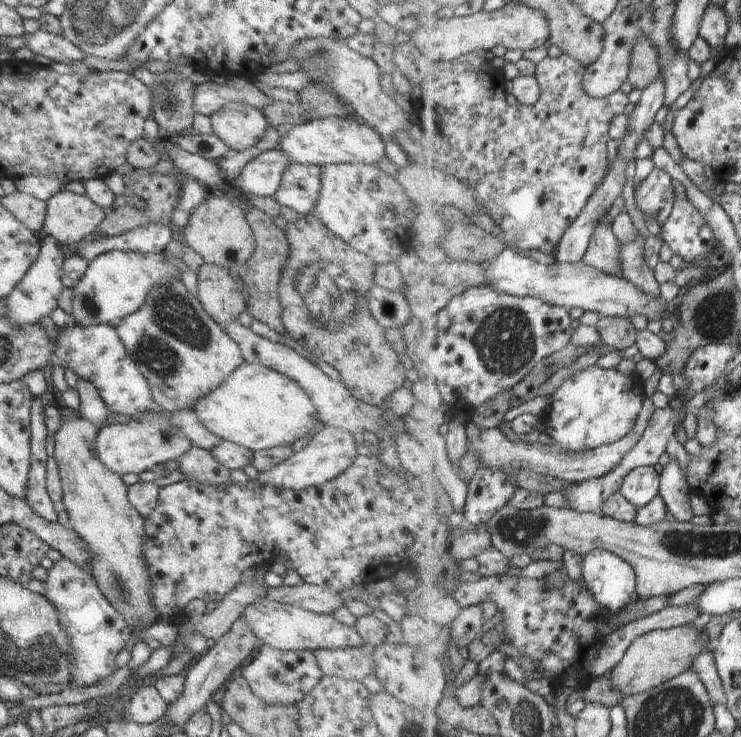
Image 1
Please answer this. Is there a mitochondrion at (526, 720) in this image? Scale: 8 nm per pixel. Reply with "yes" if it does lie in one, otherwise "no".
yes

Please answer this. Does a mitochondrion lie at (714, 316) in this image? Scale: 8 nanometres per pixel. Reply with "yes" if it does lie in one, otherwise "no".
yes

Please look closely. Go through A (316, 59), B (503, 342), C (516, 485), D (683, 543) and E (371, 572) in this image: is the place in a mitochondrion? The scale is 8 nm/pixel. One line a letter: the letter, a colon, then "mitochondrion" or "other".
A: mitochondrion
B: mitochondrion
C: other
D: mitochondrion
E: other

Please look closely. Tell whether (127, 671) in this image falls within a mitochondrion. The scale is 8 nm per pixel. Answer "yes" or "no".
no

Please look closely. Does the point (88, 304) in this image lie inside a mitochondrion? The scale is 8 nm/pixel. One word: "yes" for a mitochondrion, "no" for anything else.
yes

